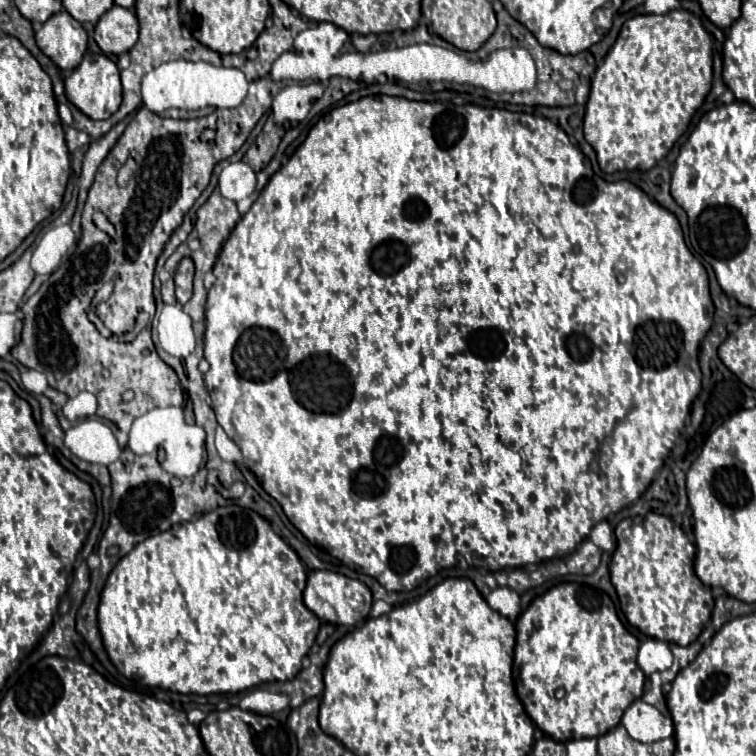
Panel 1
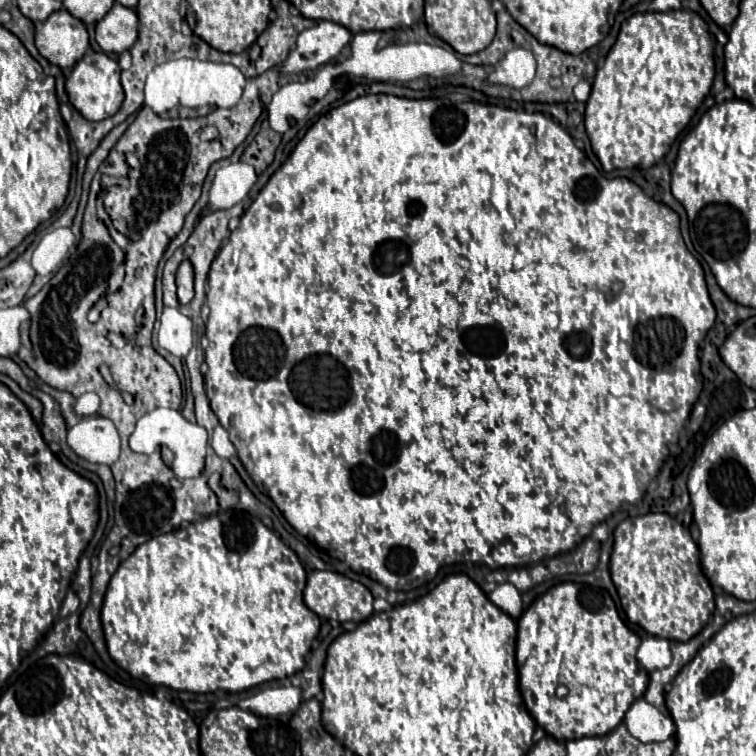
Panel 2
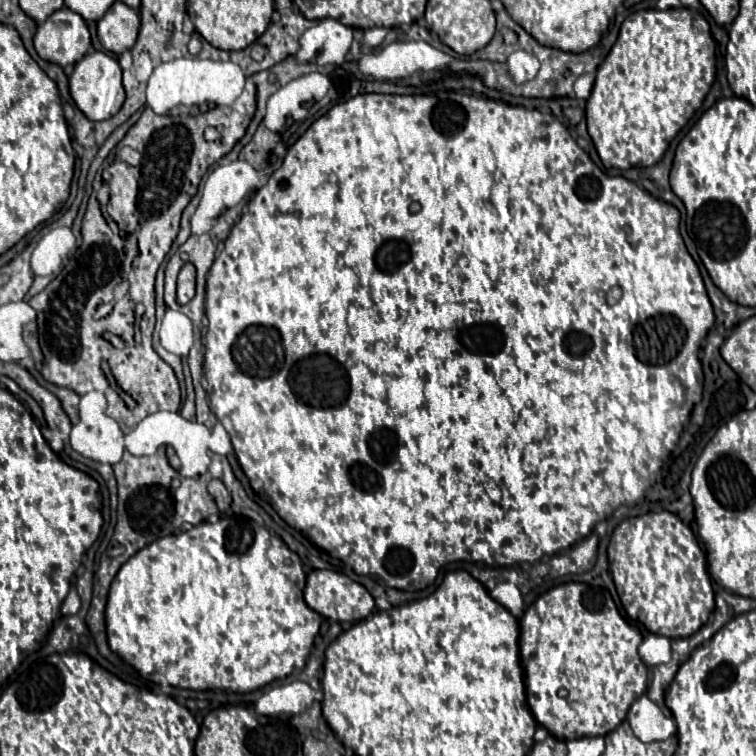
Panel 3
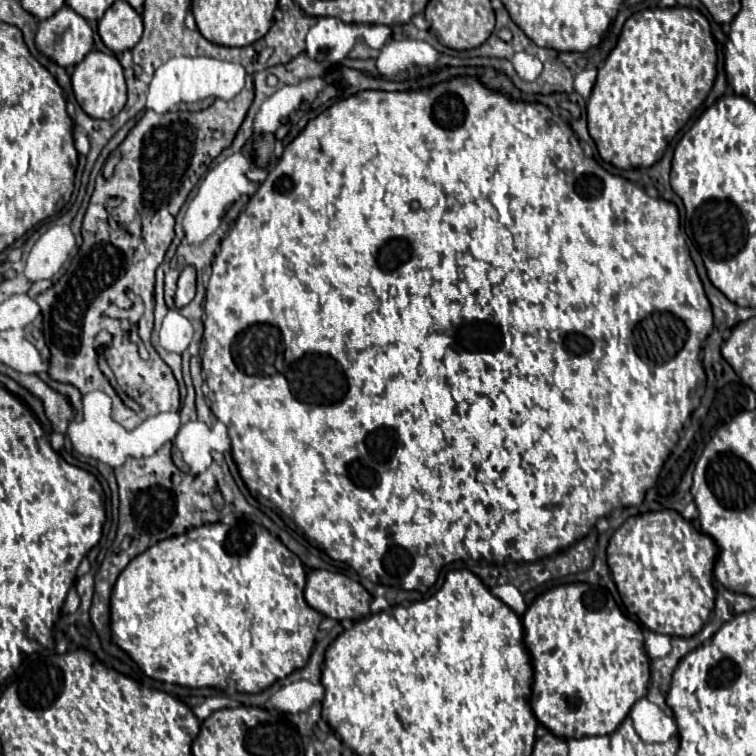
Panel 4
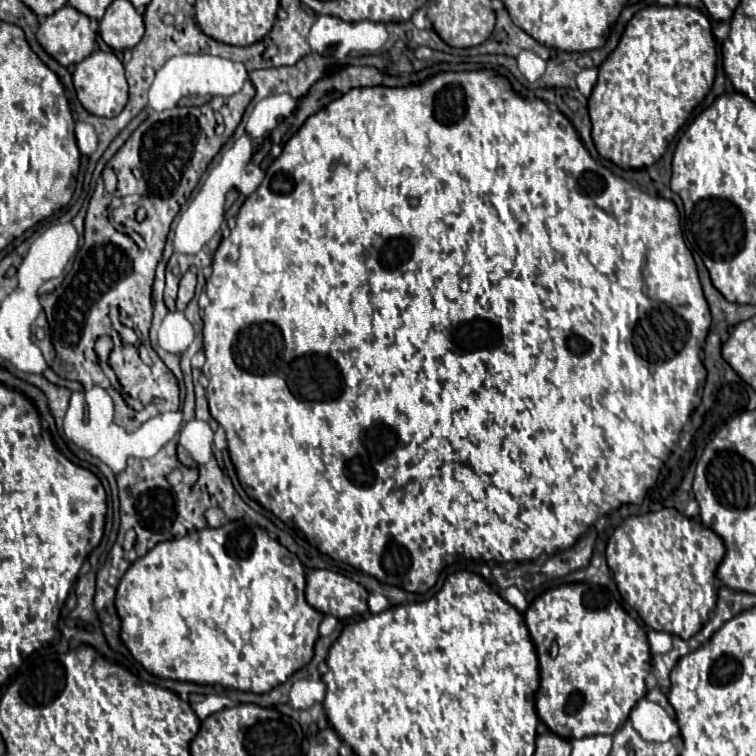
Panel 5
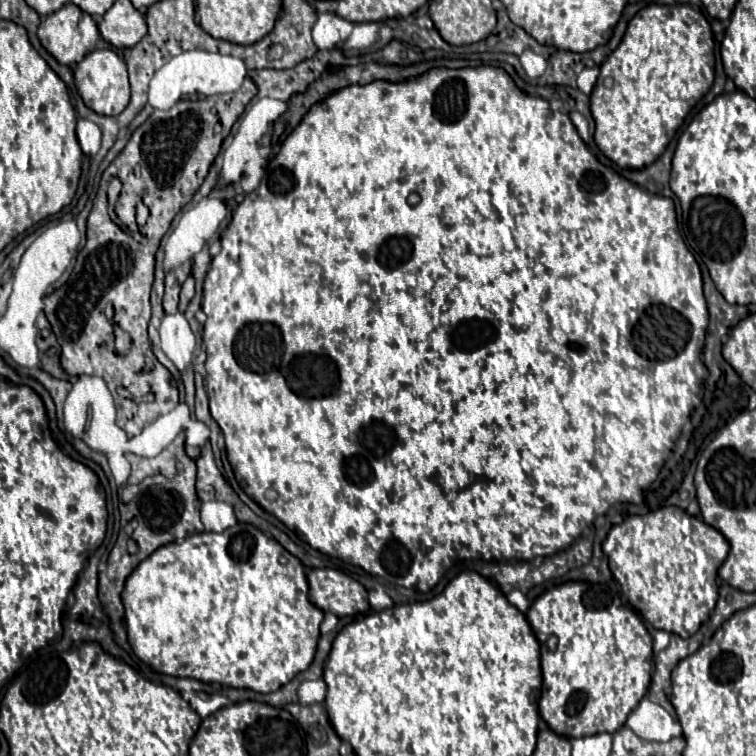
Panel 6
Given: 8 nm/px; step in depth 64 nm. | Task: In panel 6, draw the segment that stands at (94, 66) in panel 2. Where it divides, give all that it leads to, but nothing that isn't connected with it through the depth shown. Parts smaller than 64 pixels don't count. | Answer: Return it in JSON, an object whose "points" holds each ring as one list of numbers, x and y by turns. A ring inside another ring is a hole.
{"points":[[112,48,106,50,94,50,90,52,74,70,76,86,78,92,84,100,86,106,90,106,96,114,106,114,106,116,118,116,130,100,130,84,128,84,128,72,126,72,126,62,124,58,114,52]]}

